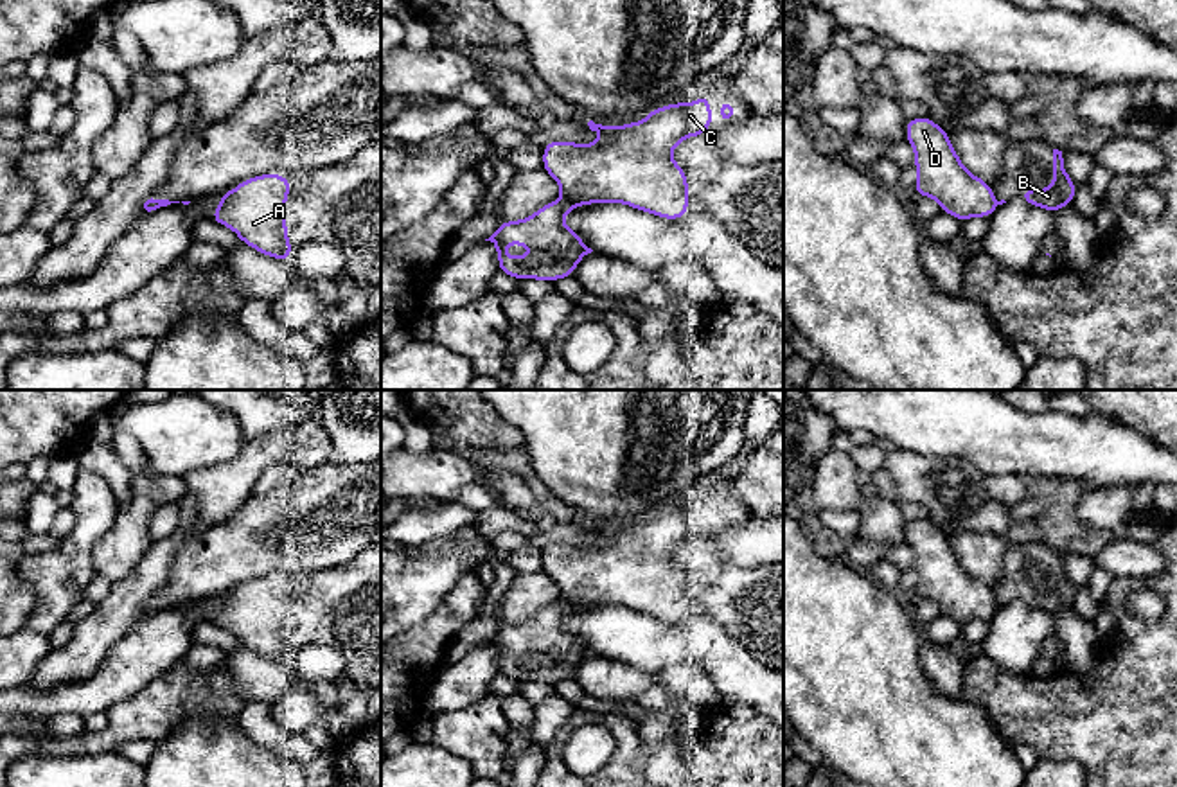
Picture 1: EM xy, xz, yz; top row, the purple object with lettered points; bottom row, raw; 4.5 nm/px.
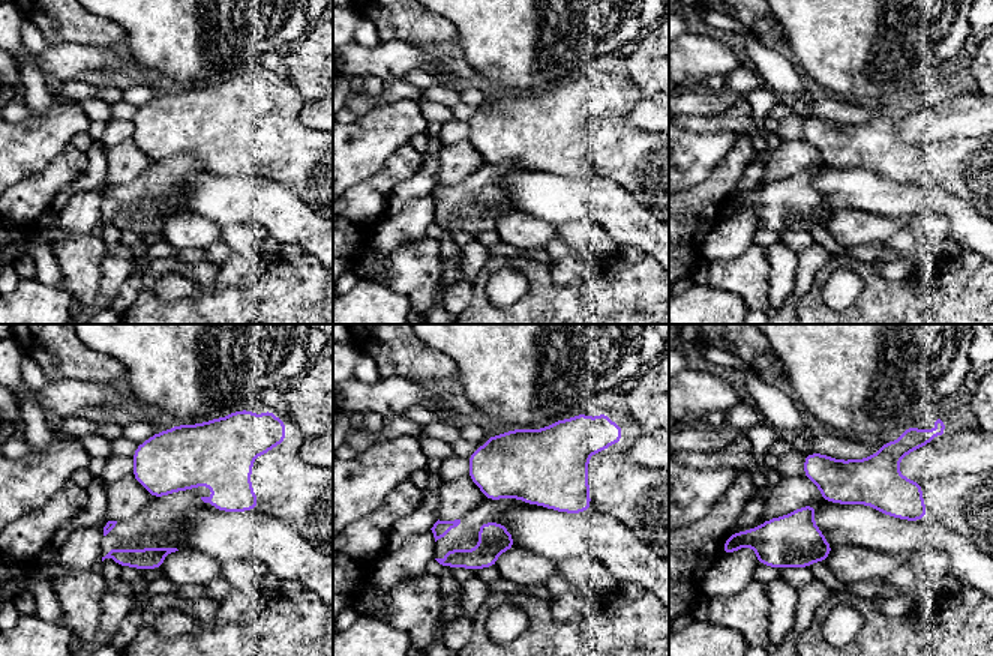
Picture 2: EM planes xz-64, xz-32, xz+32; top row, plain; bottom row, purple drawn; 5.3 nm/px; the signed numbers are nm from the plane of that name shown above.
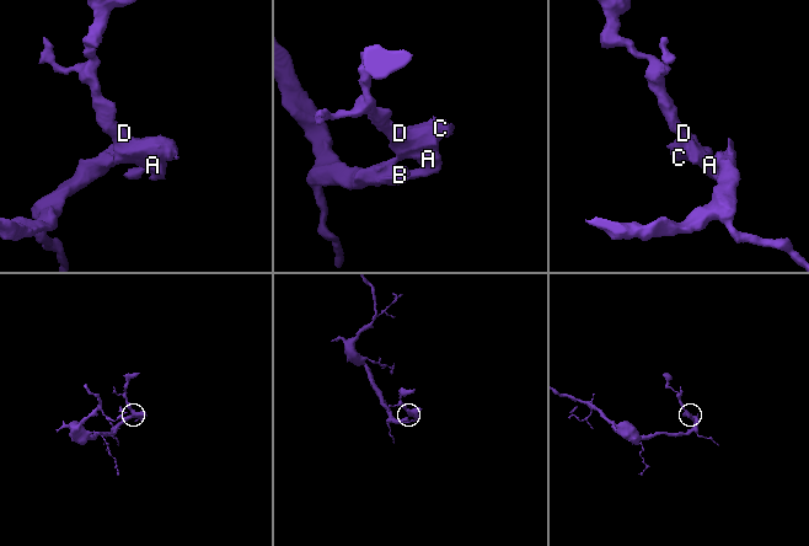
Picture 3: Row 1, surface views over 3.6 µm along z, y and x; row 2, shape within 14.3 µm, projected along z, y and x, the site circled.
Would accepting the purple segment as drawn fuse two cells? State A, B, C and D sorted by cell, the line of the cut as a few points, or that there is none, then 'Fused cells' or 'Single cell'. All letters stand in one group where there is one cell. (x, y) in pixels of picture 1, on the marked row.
Groups: A C D / B. Split along xz (563, 196), (581, 203). Fused cells

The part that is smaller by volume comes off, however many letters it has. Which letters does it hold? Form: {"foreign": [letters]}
{"foreign": ["A", "C", "D"]}

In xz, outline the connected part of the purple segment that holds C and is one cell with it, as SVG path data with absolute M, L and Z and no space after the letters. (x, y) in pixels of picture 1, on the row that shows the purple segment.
M710 95L697 102L674 102L649 110L647 120L625 126L588 122L600 135L597 144L553 140L543 146L543 169L559 183L562 198L573 203L624 203L663 219L681 219L688 214L686 171L672 160L674 147L690 137L704 135L713 119Z

